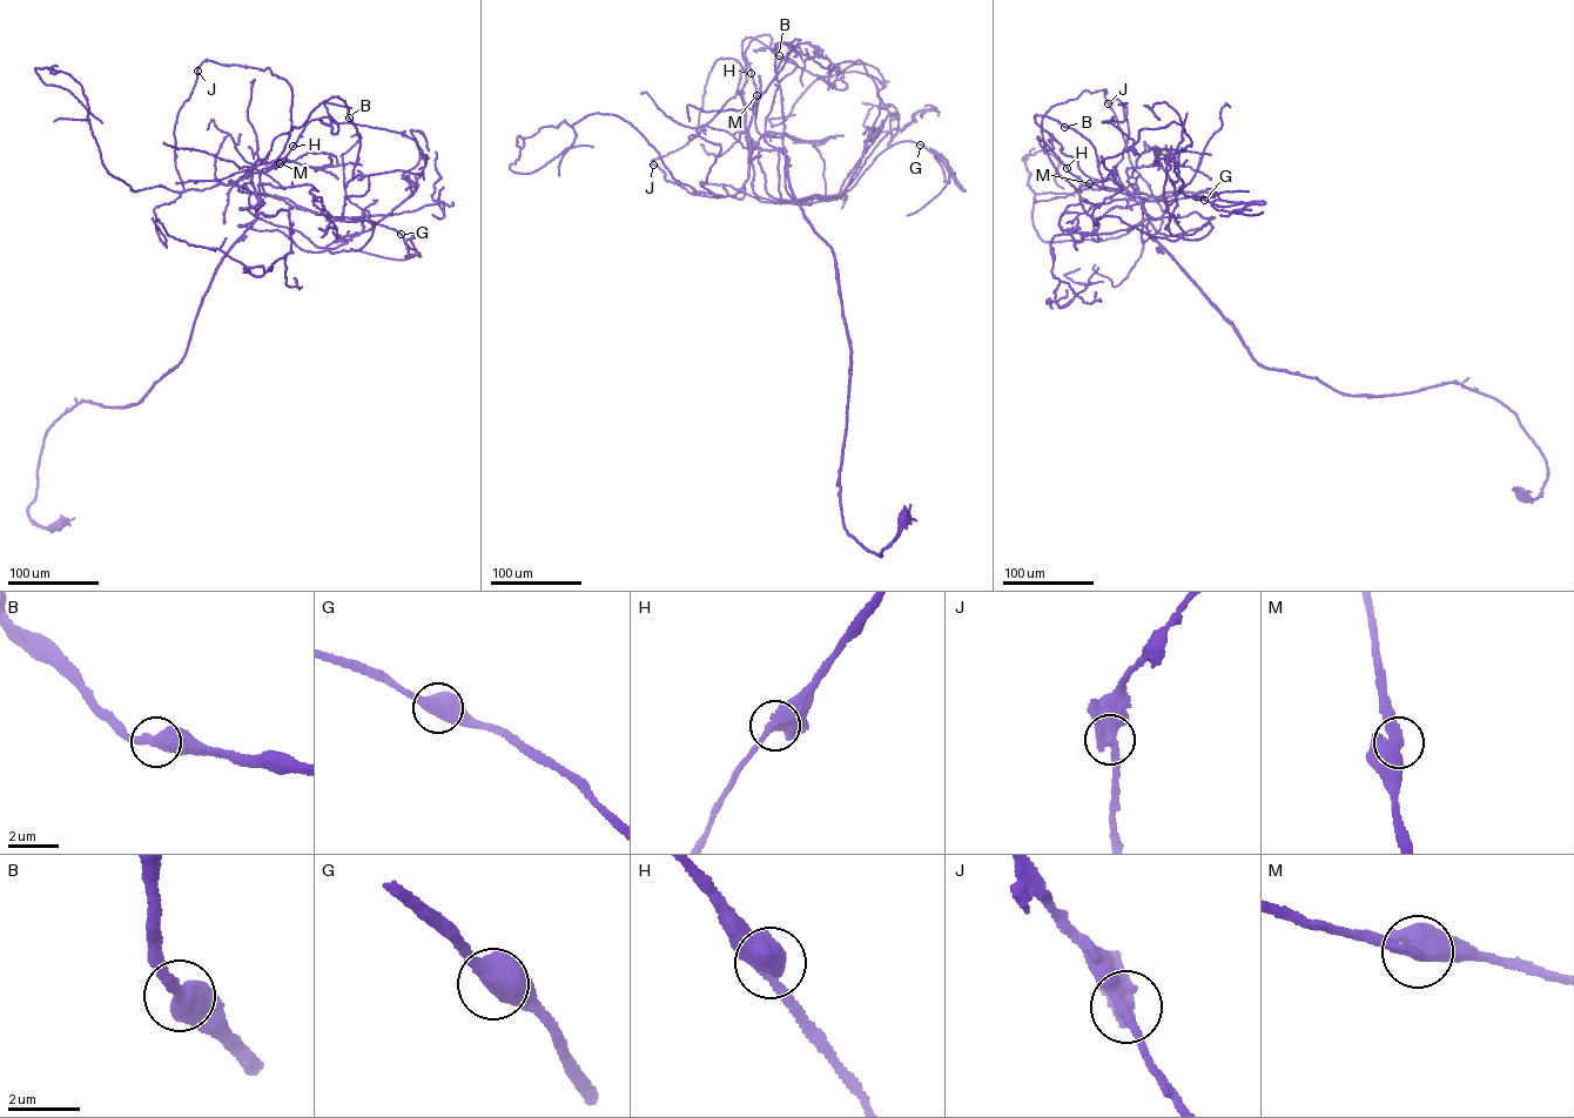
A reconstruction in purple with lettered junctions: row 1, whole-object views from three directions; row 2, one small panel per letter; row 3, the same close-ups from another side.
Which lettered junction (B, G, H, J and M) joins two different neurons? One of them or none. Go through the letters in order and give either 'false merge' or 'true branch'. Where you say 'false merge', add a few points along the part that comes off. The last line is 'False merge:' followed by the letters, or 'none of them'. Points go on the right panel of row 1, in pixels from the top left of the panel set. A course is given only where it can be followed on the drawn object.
B: true branch
G: true branch
H: true branch
J: true branch
M: true branch
False merge: none of them

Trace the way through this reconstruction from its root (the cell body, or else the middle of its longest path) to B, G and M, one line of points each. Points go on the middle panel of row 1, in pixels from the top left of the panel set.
B: (903, 518), (881, 557), (843, 524), (834, 254), (737, 92), (746, 38), (779, 55)
G: (903, 518), (881, 557), (845, 526), (834, 254), (784, 148), (758, 157), (767, 194), (813, 202), (920, 145)
M: (903, 518), (881, 557), (845, 526), (851, 345), (835, 260), (793, 193), (784, 148), (758, 132), (757, 95)

